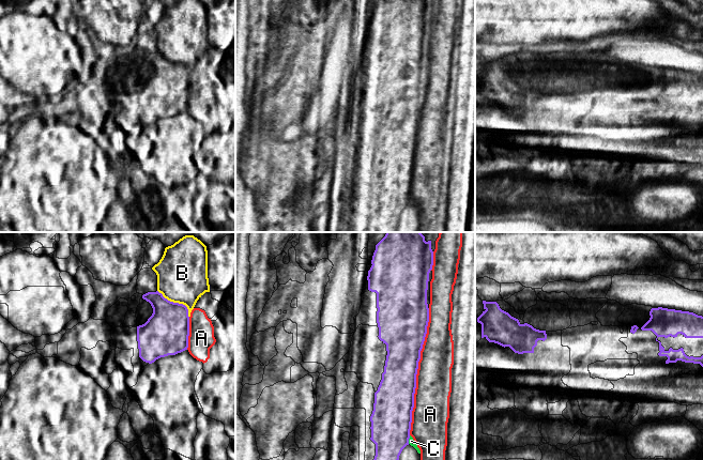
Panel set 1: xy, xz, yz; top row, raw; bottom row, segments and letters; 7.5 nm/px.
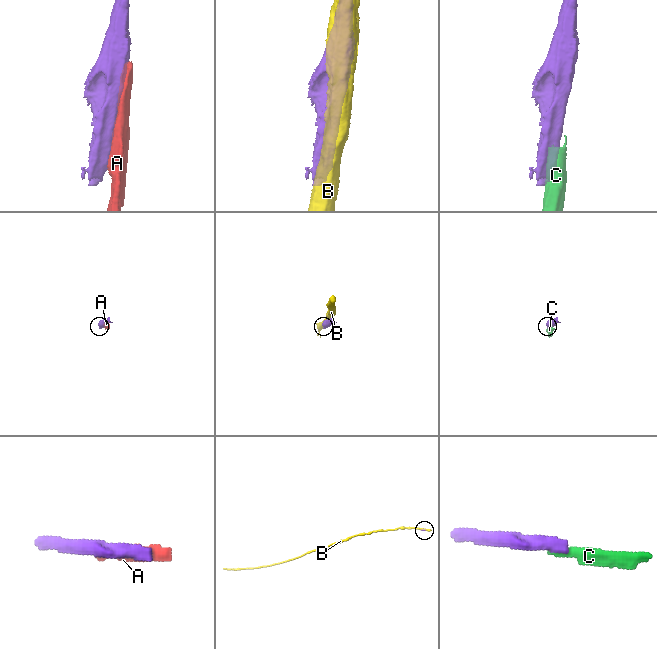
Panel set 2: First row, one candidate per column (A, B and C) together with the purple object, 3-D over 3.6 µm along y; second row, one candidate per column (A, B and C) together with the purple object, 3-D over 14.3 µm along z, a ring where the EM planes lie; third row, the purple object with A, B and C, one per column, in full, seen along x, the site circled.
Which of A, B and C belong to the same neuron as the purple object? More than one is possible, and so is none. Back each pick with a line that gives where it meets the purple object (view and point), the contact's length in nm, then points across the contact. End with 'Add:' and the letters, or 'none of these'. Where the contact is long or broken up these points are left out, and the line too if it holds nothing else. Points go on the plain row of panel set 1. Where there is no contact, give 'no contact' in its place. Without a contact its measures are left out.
Add: none of these

